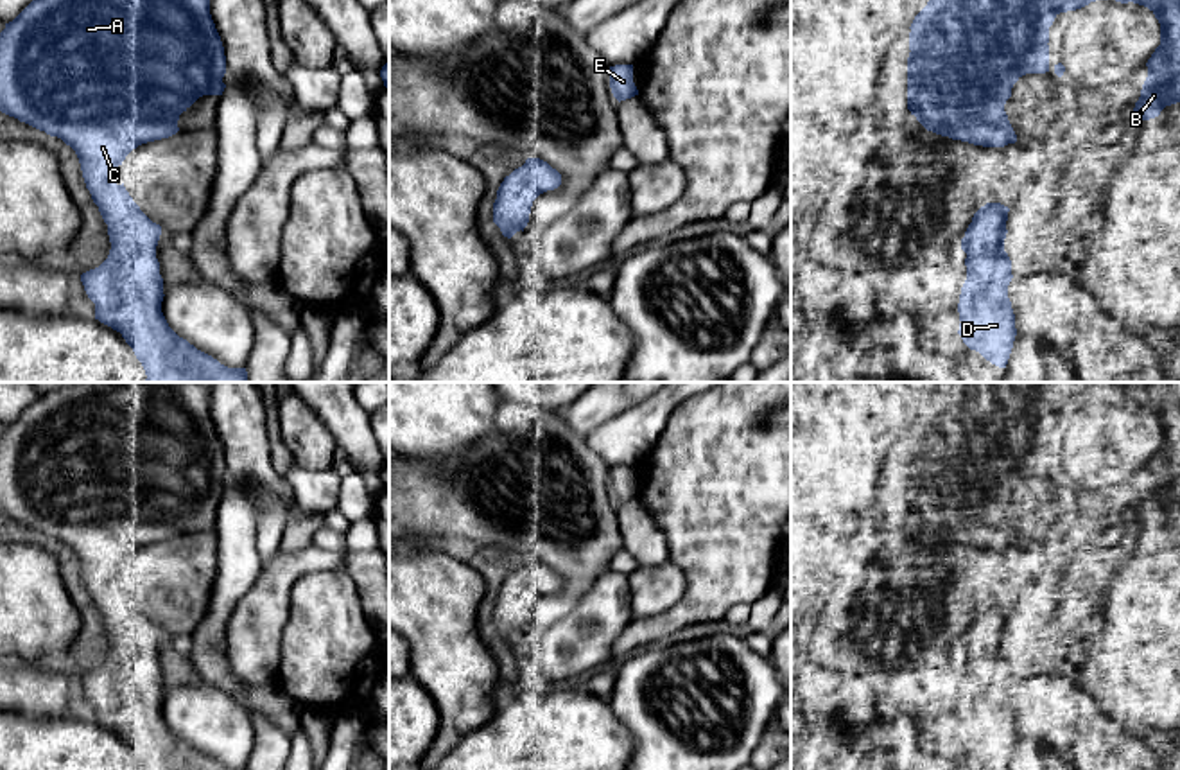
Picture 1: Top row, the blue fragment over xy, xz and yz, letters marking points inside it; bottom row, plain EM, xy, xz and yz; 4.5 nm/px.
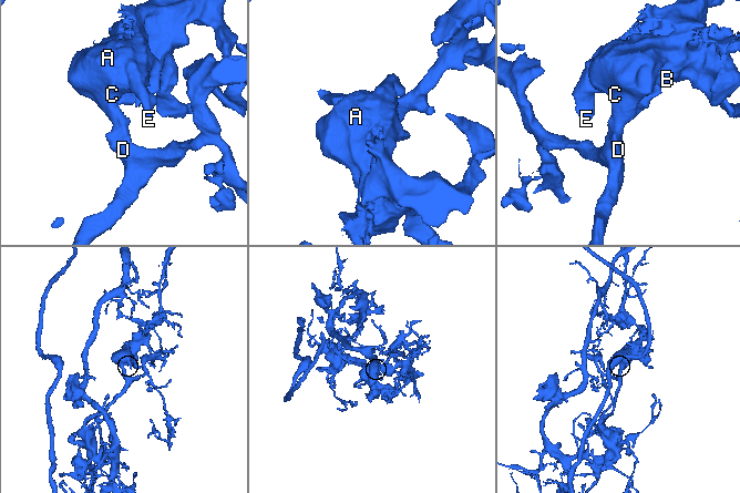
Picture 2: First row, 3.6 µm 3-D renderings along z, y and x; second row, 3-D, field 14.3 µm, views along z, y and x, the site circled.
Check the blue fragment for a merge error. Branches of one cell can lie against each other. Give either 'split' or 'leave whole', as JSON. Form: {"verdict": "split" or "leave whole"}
{"verdict": "leave whole"}

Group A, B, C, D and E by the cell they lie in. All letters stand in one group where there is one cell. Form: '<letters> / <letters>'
A B C D E

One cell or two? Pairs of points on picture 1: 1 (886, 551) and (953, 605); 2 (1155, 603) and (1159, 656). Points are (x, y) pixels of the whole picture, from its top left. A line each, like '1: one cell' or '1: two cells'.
1: one cell
2: one cell

